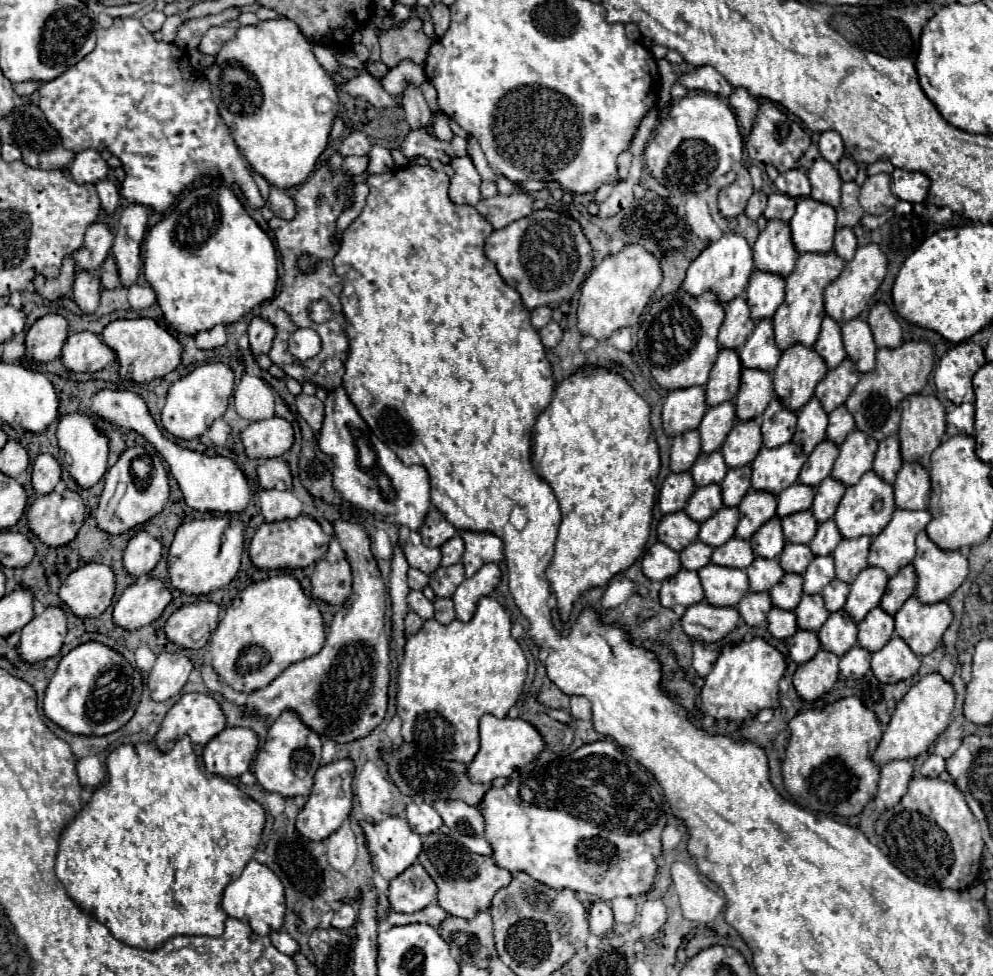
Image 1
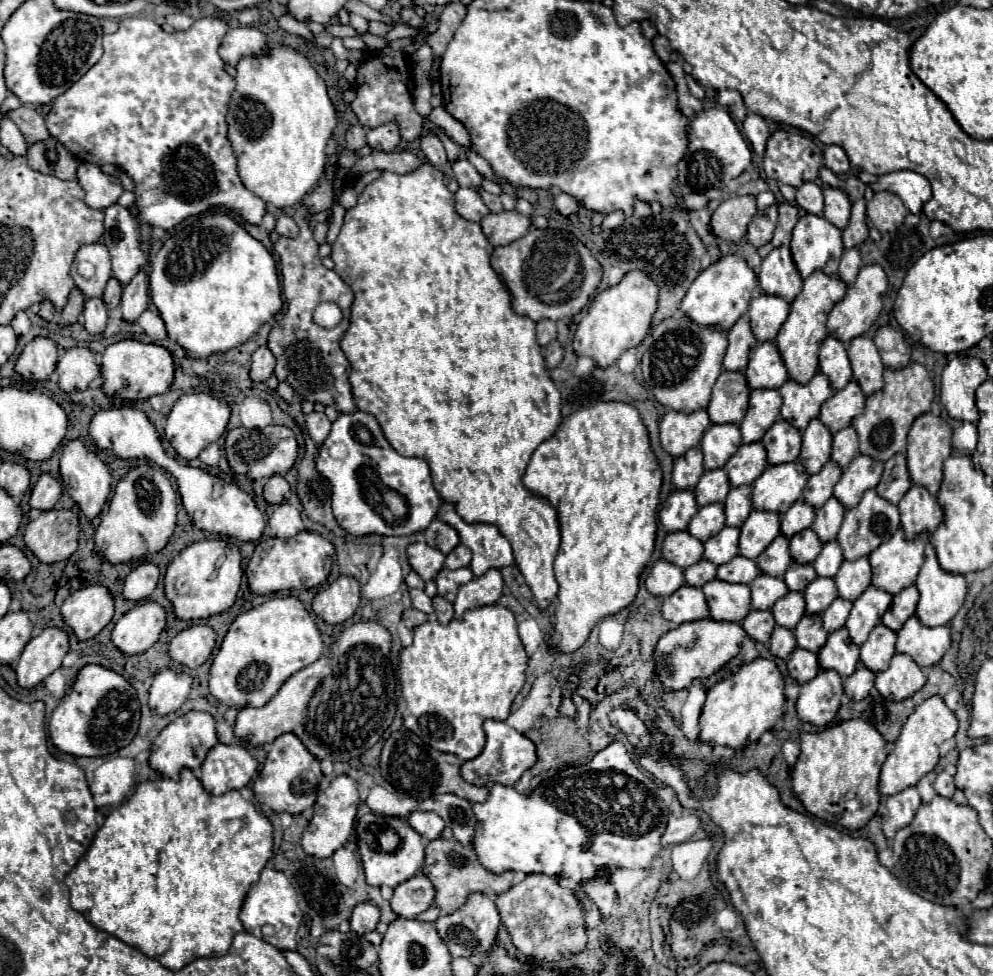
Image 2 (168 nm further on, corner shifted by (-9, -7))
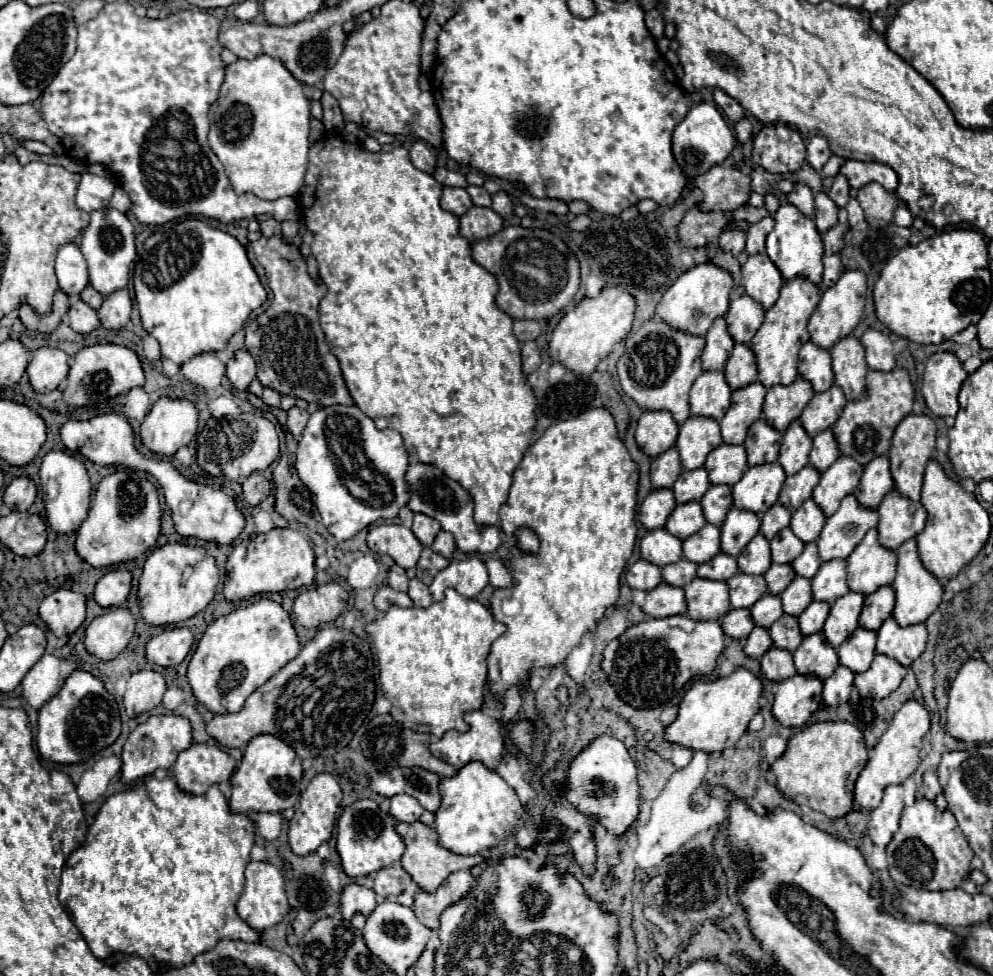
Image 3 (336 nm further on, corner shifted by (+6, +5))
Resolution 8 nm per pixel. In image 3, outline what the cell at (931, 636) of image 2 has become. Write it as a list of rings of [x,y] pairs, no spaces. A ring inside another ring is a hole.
[[[889,617],[877,631],[877,653],[883,653],[903,667],[909,667],[923,651],[927,643],[927,629],[923,623],[899,627]]]

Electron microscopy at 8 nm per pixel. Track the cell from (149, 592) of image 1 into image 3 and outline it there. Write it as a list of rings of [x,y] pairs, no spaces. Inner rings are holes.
[[[111,607],[105,615],[95,617],[85,629],[85,649],[99,661],[111,661],[127,647],[133,631],[133,613],[123,607]]]

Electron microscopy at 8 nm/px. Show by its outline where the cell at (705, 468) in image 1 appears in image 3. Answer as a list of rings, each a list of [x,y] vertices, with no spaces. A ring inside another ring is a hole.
[[[703,467],[693,469],[693,471],[683,471],[681,477],[673,485],[675,501],[679,505],[689,503],[689,501],[699,501],[707,489],[709,489],[709,479],[707,479],[707,471]]]

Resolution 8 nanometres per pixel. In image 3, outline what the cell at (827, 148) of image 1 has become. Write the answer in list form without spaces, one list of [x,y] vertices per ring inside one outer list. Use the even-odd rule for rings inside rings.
[[[811,137],[807,141],[807,163],[815,169],[815,171],[821,171],[823,165],[827,163],[827,159],[831,157],[831,149],[825,141],[825,137]]]

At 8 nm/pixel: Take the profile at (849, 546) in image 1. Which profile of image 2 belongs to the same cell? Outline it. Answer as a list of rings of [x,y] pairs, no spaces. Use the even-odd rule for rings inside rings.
[[[864,555],[856,561],[844,561],[836,573],[836,587],[838,595],[848,601],[856,601],[864,589],[868,589],[872,581],[872,567],[870,567],[870,557]]]

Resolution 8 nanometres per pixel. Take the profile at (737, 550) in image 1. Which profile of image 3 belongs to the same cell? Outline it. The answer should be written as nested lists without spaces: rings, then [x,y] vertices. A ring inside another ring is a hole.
[[[719,553],[717,557],[713,557],[711,561],[703,563],[697,569],[697,577],[701,579],[711,579],[711,581],[727,581],[729,577],[733,577],[739,571],[737,561],[725,553]]]

